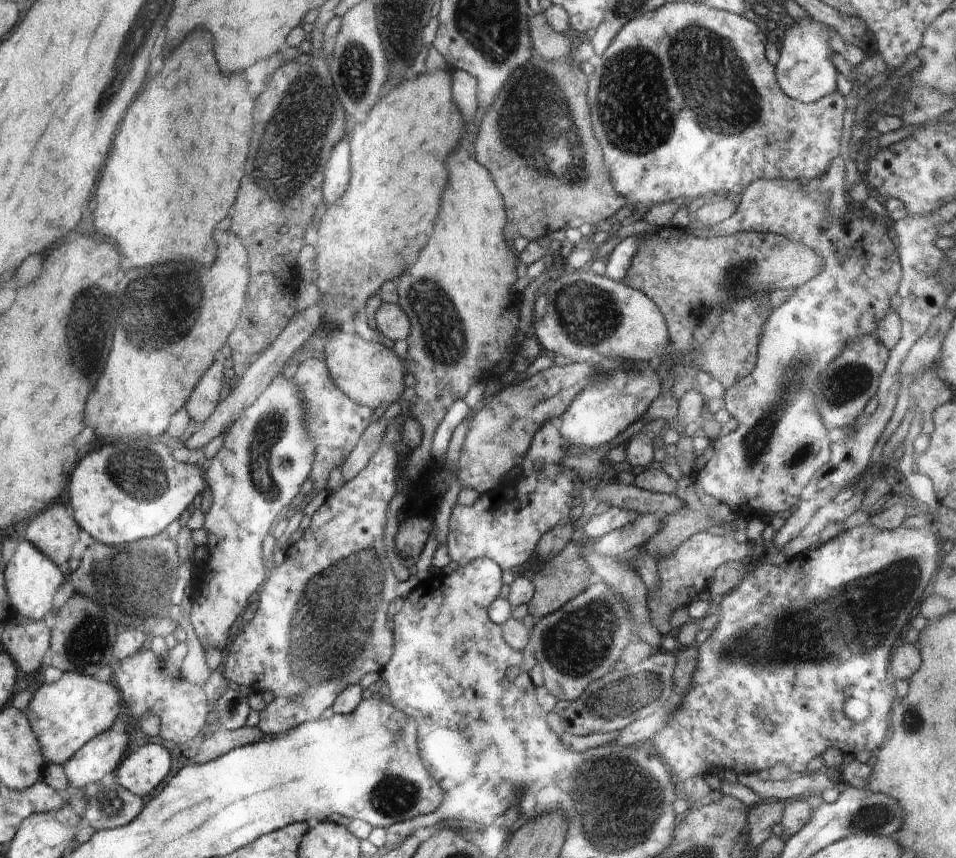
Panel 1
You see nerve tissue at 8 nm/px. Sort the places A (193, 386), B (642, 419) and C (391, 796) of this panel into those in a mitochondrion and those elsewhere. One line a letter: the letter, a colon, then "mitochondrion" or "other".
A: other
B: other
C: mitochondrion

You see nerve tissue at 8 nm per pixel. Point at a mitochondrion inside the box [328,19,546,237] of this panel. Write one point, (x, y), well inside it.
(356, 65)

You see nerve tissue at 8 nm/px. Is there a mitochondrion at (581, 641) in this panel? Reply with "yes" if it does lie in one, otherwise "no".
yes

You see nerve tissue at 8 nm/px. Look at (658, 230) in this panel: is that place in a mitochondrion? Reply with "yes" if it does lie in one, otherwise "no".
no

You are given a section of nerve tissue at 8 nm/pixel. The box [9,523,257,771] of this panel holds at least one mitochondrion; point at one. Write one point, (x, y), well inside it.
(115, 575)

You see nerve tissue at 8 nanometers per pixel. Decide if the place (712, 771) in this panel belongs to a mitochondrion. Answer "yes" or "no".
no

